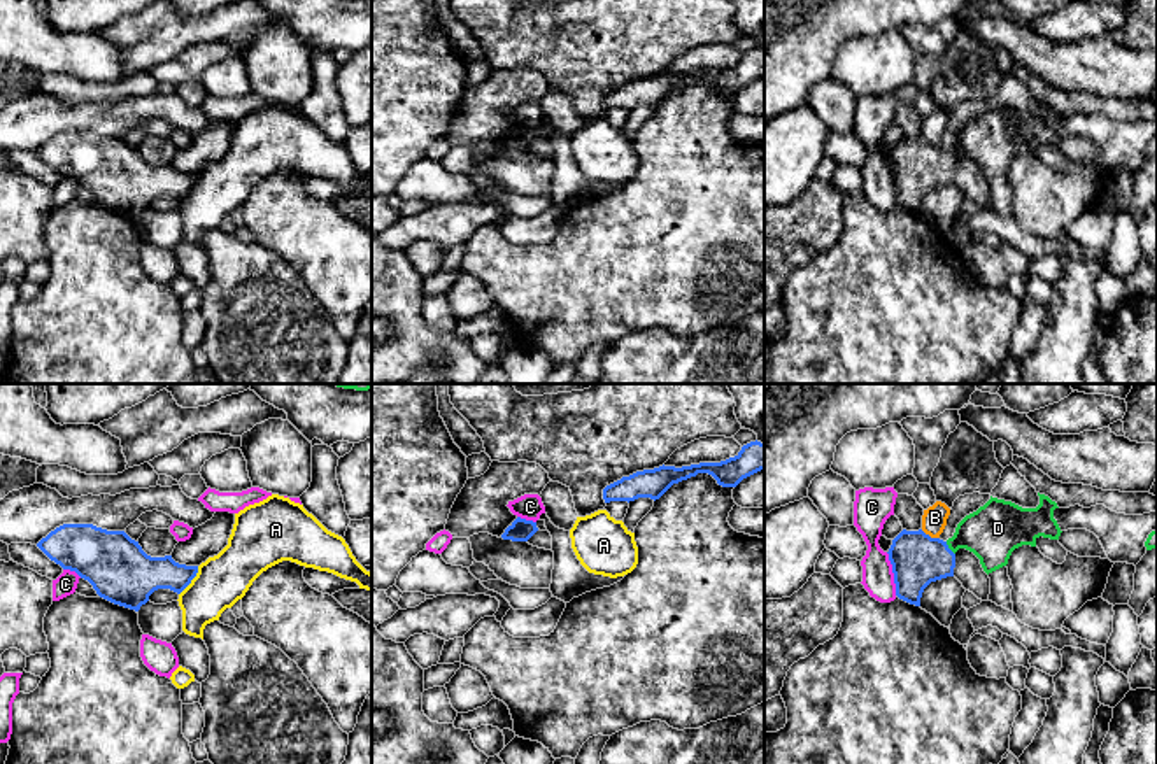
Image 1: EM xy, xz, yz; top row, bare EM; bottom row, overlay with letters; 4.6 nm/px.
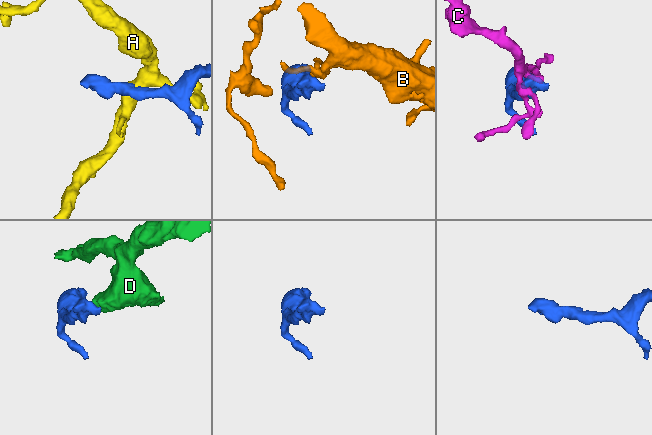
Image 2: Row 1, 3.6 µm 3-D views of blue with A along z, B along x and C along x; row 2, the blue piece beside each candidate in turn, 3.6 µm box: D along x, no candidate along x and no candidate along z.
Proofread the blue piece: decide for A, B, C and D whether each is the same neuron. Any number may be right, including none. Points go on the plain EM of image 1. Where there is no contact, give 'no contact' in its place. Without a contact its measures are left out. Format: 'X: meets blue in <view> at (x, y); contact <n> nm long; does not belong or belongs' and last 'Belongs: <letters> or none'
A: meets blue in xy at (191, 186); contact 160 nm long; does not belong
B: meets blue in yz at (928, 142); contact 100 nm long; does not belong
C: meets blue in yz at (893, 179); contact 200 nm long; does not belong
D: meets blue in yz at (949, 156); contact 80 nm long; belongs
Belongs: D

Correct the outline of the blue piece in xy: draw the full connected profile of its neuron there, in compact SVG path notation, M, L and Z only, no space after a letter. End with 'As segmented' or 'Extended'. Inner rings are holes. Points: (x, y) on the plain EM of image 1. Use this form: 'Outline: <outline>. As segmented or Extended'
Outline: M63 131L37 154L63 177L88 187L100 205L135 219L158 196L181 202L198 180L198 173L179 172L172 163L147 163L124 138L93 131Z. As segmented

